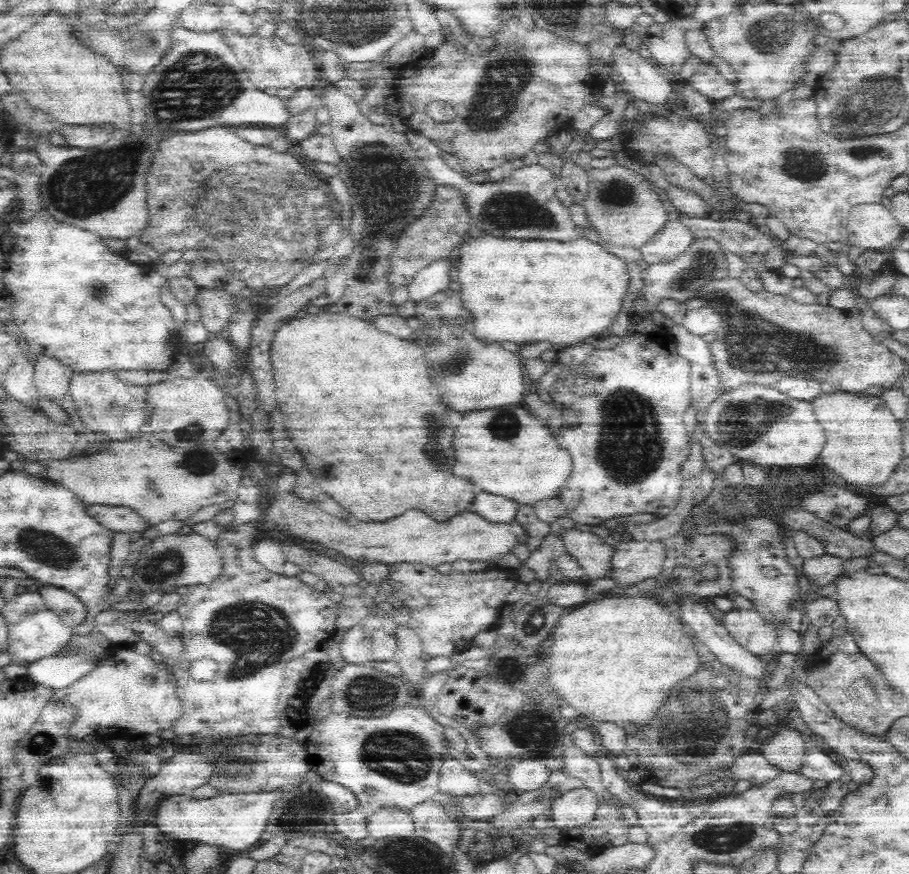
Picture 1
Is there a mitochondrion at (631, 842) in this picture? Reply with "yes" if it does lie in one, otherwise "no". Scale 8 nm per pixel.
no

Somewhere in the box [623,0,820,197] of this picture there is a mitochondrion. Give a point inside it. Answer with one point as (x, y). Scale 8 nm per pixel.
(770, 33)

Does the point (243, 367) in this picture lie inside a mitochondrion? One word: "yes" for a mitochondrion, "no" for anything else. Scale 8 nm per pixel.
no

